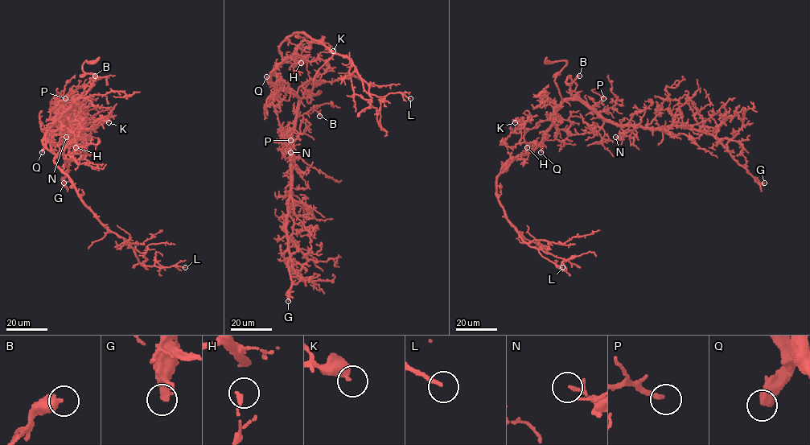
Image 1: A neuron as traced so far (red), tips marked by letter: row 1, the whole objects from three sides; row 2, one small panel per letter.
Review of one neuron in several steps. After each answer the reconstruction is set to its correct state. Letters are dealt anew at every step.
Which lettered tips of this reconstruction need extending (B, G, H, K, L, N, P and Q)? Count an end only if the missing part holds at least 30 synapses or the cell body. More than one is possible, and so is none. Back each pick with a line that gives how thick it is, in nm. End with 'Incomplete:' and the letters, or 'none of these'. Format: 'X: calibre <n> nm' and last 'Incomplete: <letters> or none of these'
G: calibre 320 nm
L: calibre 160 nm
P: calibre 190 nm
Q: calibre 550 nm
Incomplete: G, L, P, Q

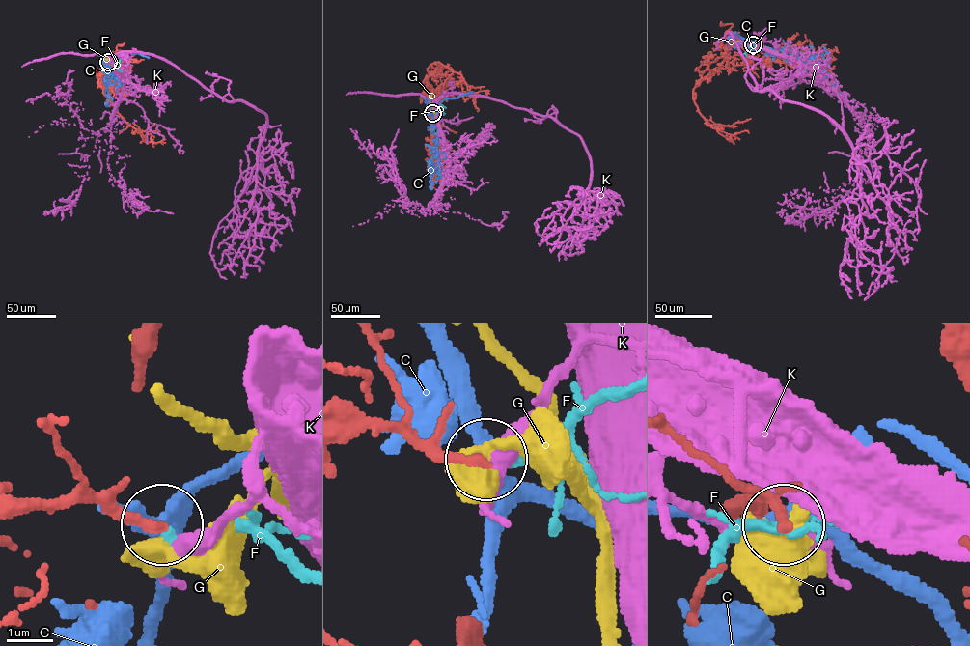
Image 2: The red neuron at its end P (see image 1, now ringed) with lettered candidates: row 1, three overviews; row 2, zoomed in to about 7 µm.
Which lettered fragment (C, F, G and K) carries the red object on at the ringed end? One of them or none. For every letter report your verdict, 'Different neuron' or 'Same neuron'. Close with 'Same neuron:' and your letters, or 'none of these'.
C: Different neuron
F: Same neuron
G: Different neuron
K: Different neuron
Same neuron: F

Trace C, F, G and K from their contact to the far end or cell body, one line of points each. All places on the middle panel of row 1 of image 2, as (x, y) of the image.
C: (432, 113), (435, 115), (437, 127), (437, 150), (431, 157), (433, 164), (428, 174), (432, 182), (432, 189)
F: (432, 113), (442, 106), (446, 108)
G: (432, 113), (434, 114), (430, 103), (431, 94)
K: (432, 113), (445, 95), (480, 95), (575, 132), (589, 188), (561, 228), (539, 235), (535, 223), (558, 210)

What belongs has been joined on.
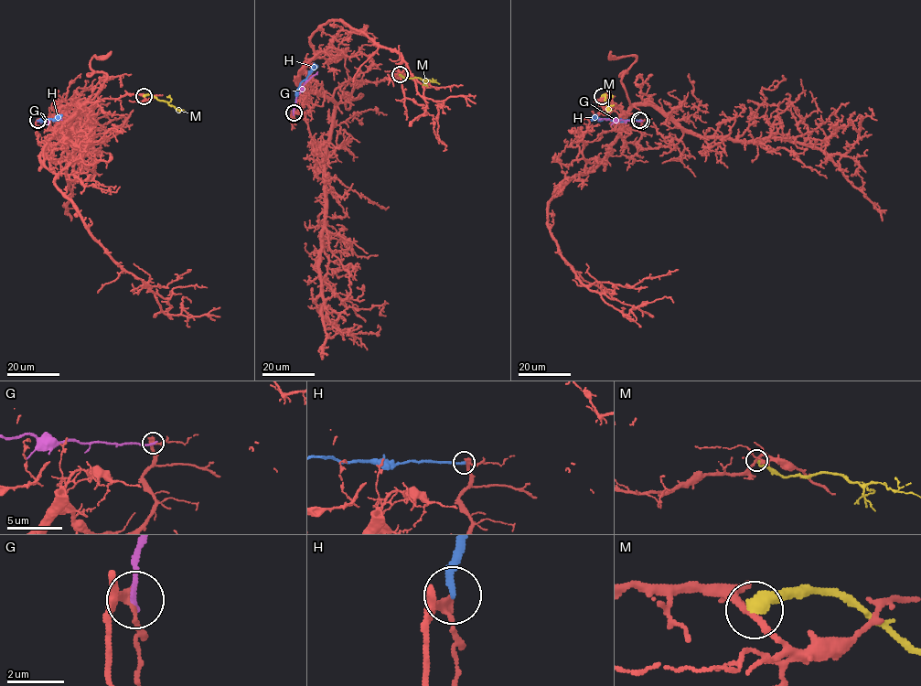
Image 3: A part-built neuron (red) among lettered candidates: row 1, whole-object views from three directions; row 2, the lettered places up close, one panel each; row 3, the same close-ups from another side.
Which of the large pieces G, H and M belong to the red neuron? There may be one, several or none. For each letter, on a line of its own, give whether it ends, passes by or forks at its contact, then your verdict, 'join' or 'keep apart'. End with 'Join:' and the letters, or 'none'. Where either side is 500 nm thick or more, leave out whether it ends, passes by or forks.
G: it ends there; keep apart
H: it ends there; keep apart
M: it ends there; keep apart
Join: none

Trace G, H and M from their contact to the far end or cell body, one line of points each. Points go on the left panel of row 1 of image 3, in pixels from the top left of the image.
G: (37, 121), (62, 120)
H: (37, 121), (54, 120), (62, 116)
M: (144, 96), (153, 95), (184, 111)

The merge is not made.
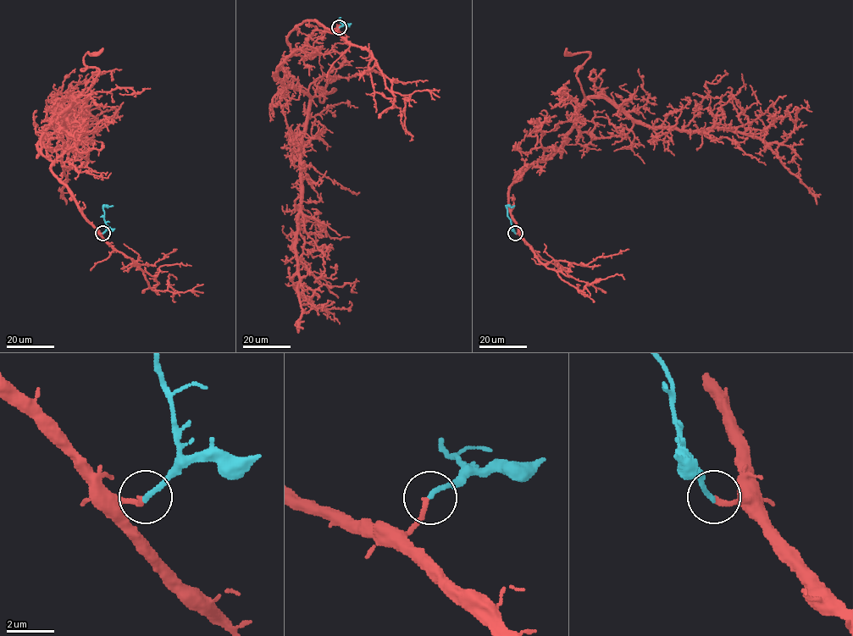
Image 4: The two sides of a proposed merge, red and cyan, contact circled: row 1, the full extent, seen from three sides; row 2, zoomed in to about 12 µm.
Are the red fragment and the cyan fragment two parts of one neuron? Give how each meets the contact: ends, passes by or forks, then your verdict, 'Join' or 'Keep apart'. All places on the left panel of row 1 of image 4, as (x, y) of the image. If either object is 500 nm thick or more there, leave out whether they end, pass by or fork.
At the ring red ends. At the ring cyan ends. Join

